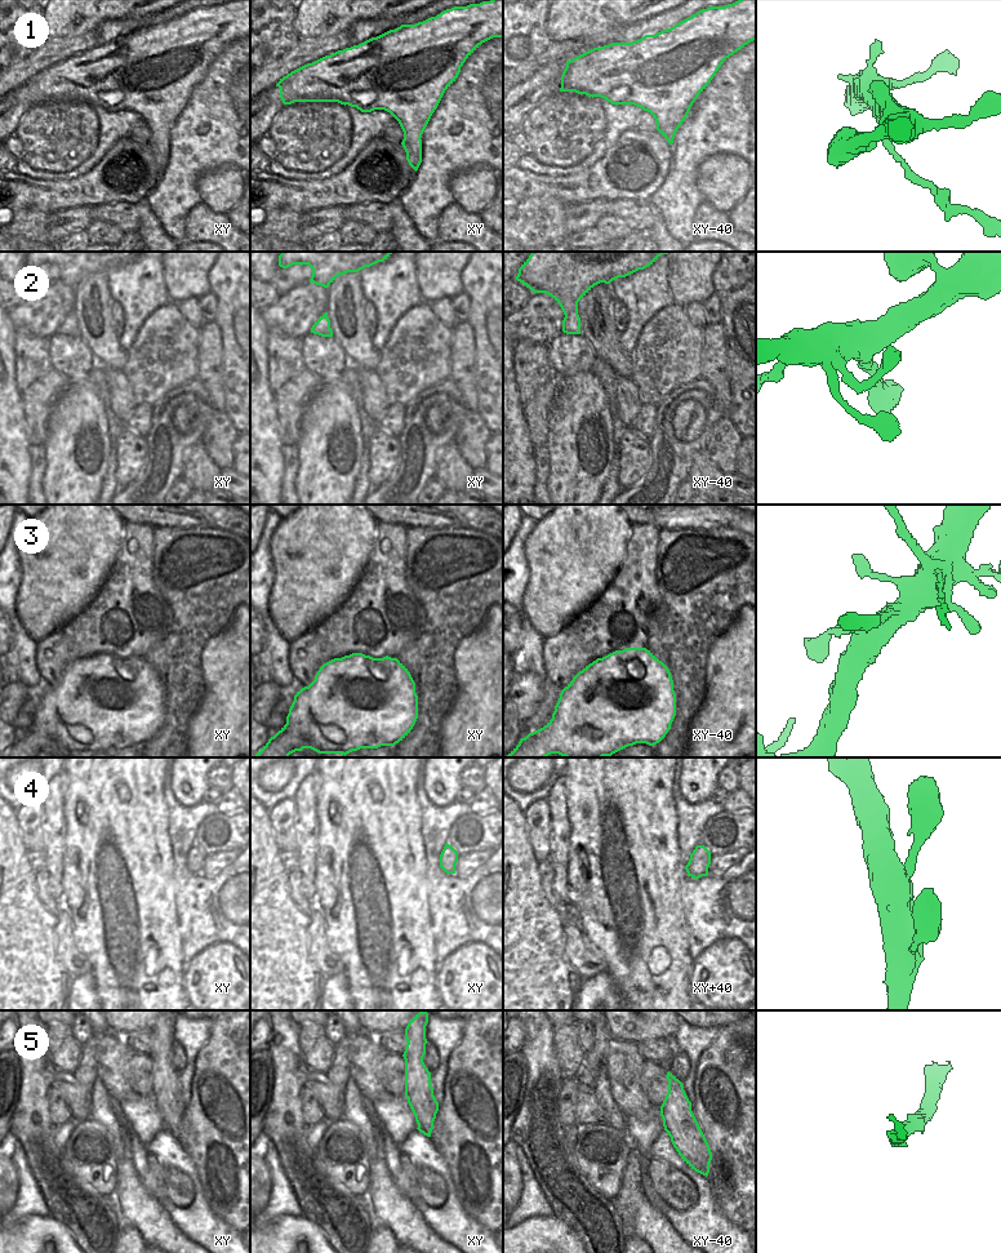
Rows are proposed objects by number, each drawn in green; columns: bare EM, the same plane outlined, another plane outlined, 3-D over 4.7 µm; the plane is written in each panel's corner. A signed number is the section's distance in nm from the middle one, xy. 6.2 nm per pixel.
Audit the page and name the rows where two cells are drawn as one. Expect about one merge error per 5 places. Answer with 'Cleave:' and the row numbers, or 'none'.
Cleave: 1

